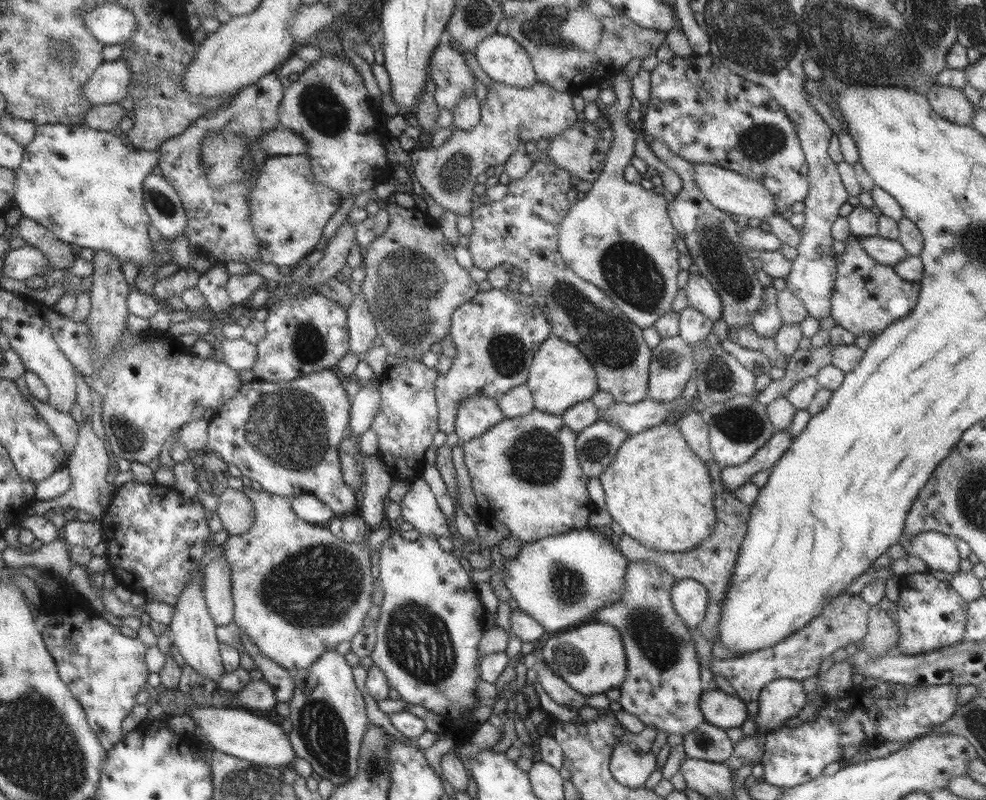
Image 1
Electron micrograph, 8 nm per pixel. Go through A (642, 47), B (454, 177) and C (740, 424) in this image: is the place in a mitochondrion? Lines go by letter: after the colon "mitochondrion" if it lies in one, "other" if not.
A: other
B: mitochondrion
C: mitochondrion

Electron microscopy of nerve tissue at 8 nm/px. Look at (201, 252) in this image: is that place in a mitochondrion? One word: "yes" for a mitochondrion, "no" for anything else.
no

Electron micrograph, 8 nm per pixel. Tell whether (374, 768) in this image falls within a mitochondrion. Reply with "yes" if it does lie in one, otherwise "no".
yes

